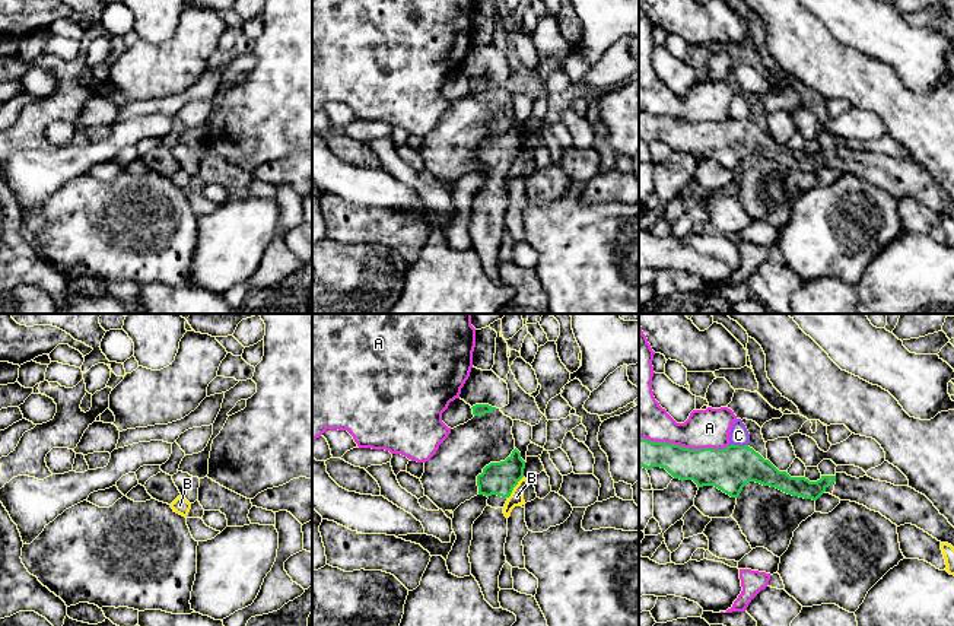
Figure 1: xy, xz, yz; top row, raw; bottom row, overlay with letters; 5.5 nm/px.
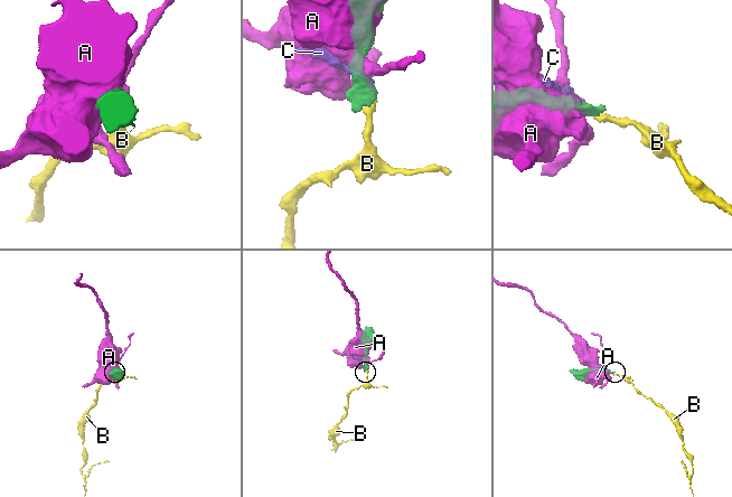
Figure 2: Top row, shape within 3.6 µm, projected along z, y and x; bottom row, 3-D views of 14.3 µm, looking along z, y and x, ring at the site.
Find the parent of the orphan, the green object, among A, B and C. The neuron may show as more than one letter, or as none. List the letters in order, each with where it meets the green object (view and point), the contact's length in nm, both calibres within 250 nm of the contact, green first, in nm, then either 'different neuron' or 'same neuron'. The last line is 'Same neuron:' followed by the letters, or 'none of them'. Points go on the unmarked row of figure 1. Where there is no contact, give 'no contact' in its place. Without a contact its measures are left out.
A: meets green in yz at (683, 120); contact 500 nm long; 220 nm thick on the green side, 220 nm on the other; different neuron
B: meets green in xz at (514, 159); contact 150 nm long; 180 nm thick on the green side, 80 nm on the other; different neuron
C: meets green in yz at (738, 118); contact 100 nm long; 240 nm thick on the green side, 110 nm on the other; different neuron
Same neuron: none of them

